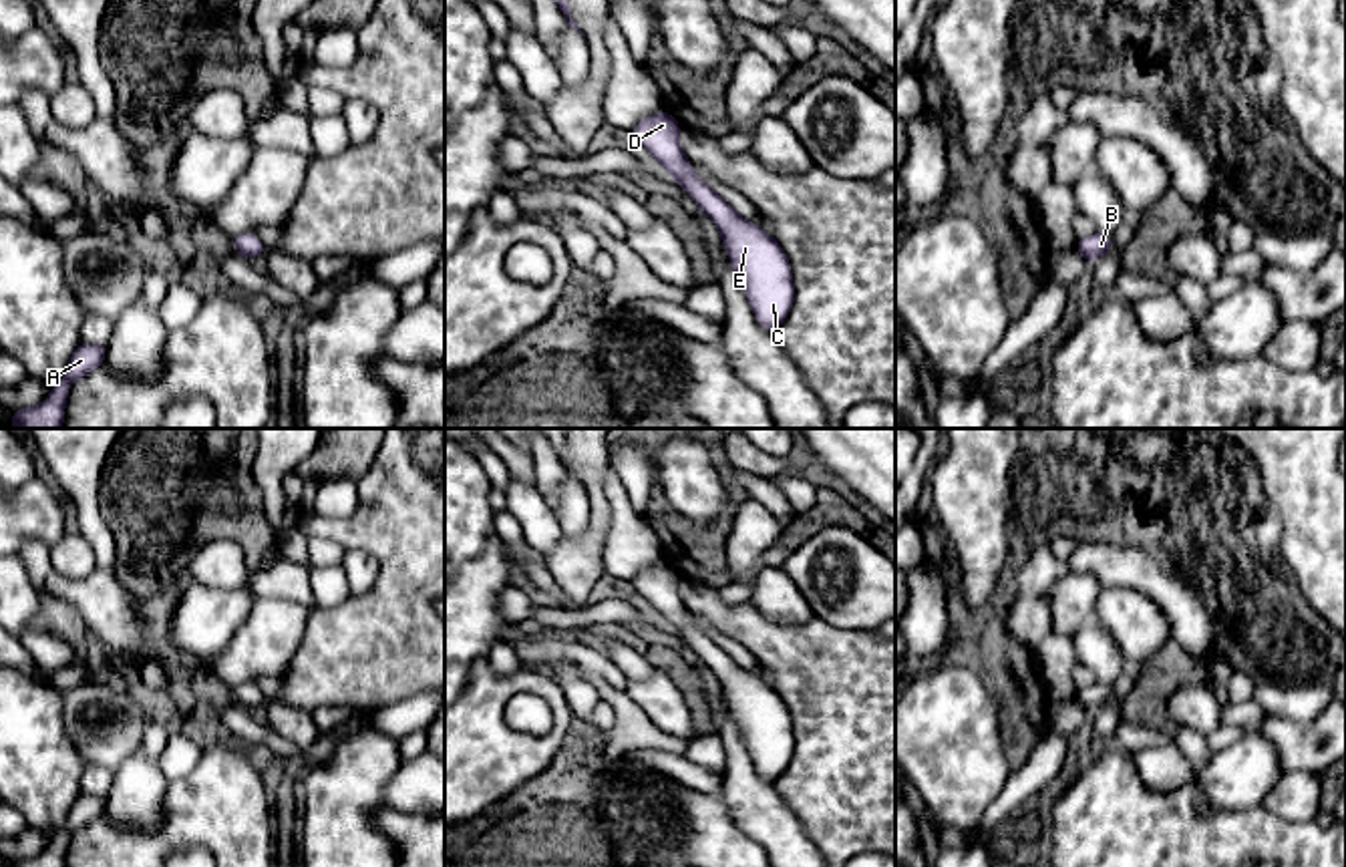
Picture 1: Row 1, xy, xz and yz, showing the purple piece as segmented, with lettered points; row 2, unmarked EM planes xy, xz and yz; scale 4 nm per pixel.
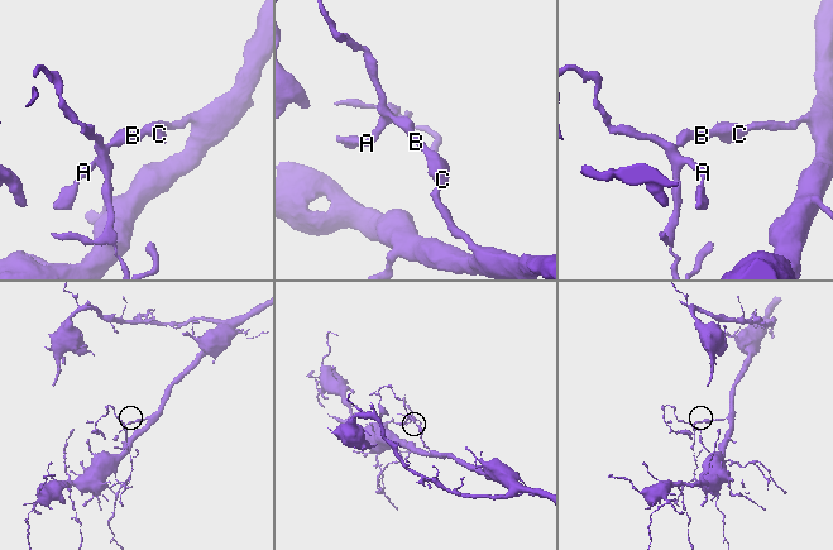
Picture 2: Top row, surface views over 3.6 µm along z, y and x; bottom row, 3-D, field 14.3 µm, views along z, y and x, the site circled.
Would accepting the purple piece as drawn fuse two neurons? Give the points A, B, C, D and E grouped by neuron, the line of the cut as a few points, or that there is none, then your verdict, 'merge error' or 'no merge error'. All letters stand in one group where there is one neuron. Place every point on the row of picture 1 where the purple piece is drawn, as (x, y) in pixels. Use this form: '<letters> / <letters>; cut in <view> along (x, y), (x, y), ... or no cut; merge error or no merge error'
A B C D E; no cut; no merge error

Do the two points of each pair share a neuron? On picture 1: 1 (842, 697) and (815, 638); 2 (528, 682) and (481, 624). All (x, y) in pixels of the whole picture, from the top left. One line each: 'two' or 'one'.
1: one
2: two

